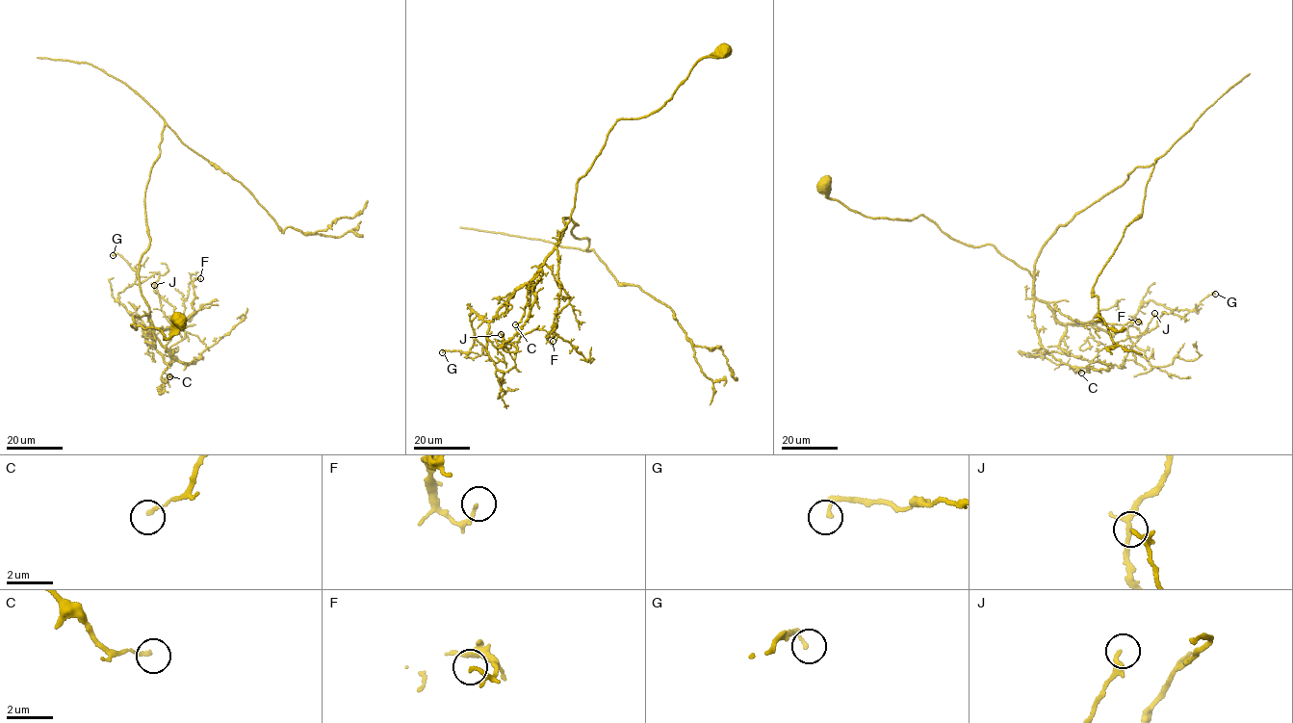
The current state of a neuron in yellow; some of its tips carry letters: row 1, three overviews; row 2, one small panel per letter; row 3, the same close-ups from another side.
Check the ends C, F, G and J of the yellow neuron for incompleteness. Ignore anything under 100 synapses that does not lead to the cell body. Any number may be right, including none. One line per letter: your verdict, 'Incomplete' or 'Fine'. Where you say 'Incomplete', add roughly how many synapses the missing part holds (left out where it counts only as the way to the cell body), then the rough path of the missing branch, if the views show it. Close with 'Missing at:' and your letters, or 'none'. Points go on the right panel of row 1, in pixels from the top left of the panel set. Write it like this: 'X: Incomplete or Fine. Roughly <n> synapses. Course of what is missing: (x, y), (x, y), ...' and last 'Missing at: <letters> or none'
C: Fine
F: Fine
G: Fine
J: Fine
Missing at: none

